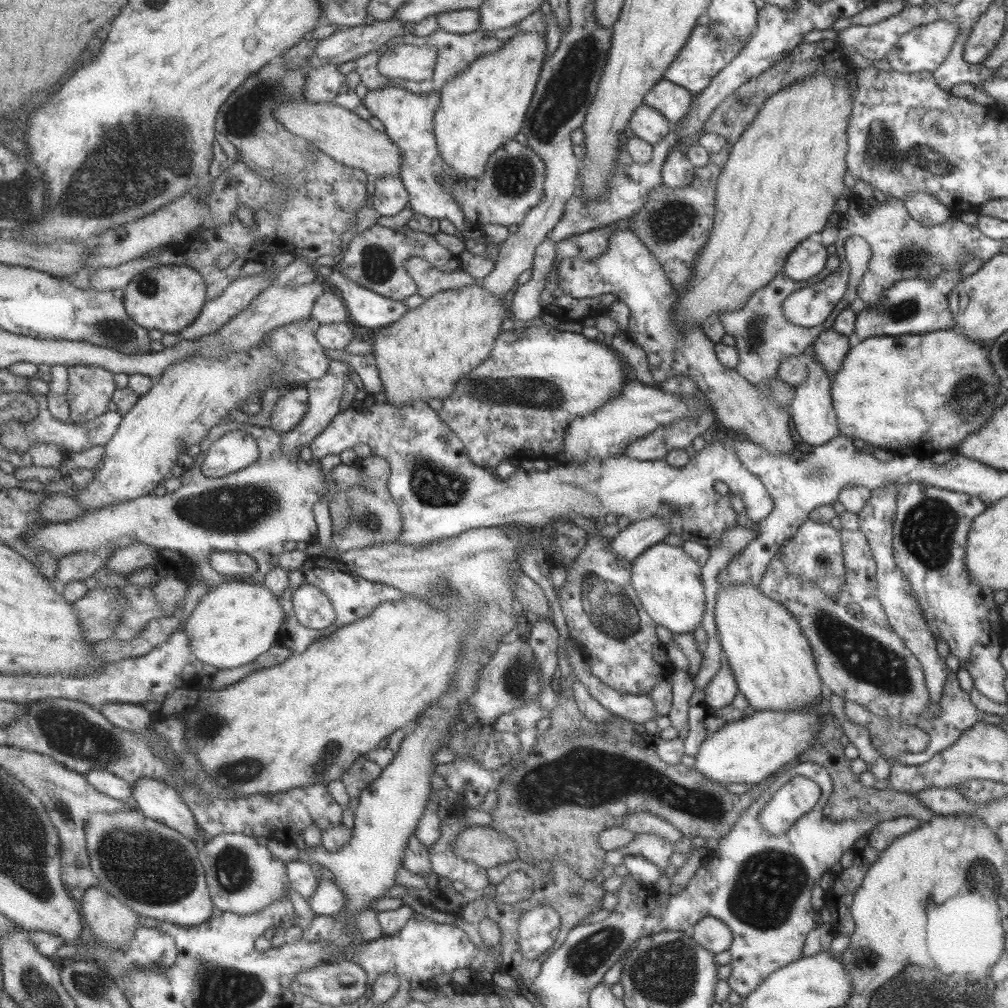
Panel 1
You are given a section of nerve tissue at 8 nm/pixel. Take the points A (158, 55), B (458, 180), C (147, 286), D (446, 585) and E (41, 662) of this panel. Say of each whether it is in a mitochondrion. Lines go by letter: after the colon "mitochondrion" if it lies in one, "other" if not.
A: other
B: other
C: mitochondrion
D: mitochondrion
E: other

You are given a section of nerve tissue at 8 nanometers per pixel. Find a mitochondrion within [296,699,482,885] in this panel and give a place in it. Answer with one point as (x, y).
(328, 753)

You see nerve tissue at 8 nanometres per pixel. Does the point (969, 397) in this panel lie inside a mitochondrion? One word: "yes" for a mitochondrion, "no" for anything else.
yes

